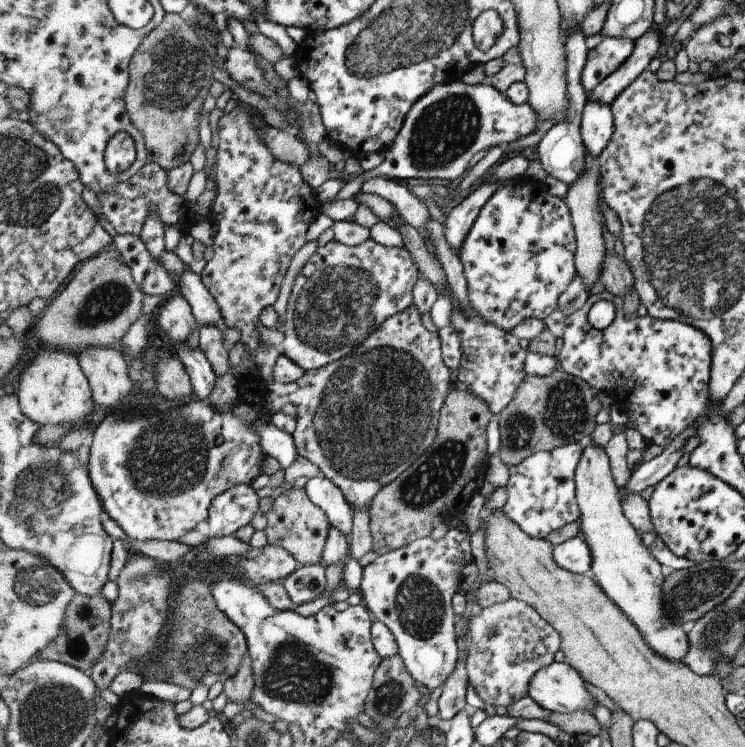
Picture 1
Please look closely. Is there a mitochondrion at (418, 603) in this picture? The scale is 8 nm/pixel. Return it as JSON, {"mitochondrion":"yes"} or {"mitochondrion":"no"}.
{"mitochondrion":"yes"}

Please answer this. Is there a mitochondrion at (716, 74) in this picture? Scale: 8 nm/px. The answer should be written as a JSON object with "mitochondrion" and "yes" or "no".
{"mitochondrion":"no"}

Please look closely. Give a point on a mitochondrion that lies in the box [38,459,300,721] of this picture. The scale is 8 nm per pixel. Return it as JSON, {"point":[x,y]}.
{"point":[212,657]}

